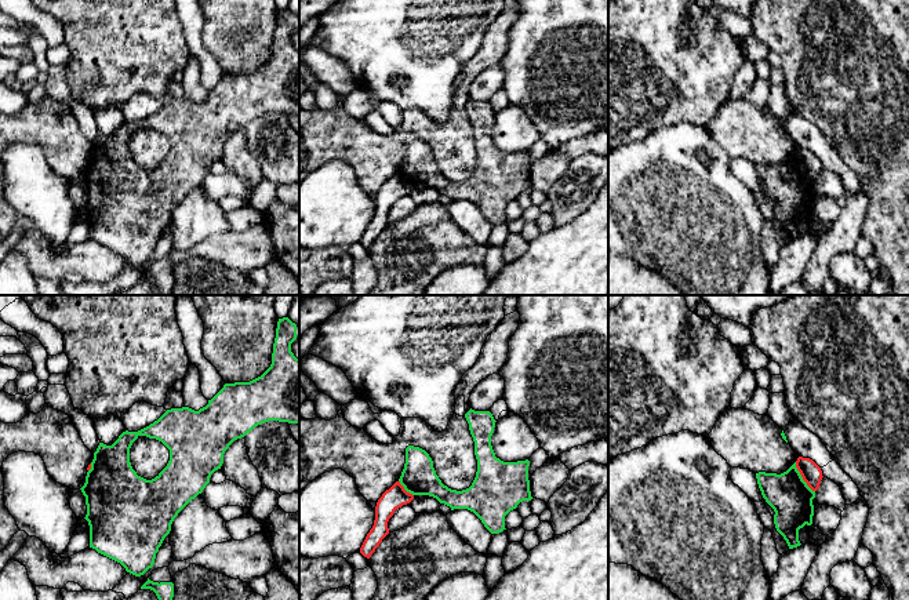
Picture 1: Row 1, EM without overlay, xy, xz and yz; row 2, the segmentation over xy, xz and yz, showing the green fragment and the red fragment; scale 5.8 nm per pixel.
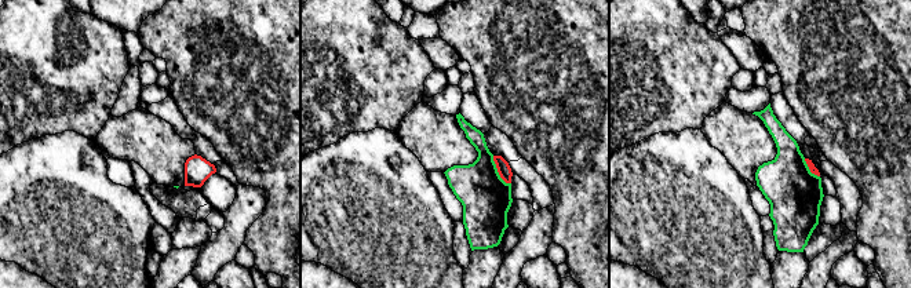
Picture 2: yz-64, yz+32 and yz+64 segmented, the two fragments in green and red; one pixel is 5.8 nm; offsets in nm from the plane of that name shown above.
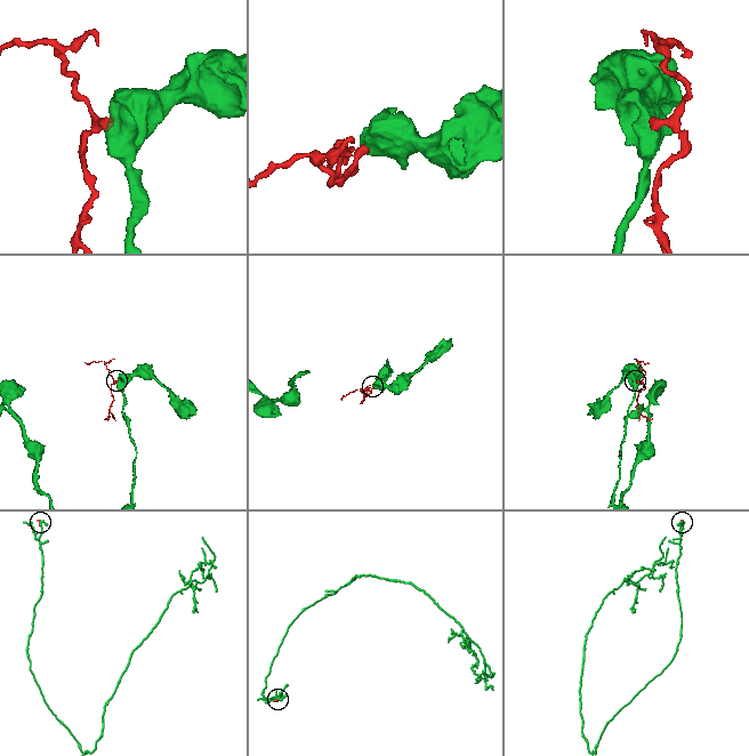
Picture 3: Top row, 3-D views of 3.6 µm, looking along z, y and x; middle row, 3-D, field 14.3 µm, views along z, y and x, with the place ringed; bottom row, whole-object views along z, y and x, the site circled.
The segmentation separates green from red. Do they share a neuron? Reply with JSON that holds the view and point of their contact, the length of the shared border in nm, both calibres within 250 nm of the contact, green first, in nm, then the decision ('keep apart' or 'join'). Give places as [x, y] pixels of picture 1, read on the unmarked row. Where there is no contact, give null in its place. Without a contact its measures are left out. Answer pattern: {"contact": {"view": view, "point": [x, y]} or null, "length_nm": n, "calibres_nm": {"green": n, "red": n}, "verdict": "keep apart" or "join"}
{"contact": {"view": "yz", "point": [802, 168]}, "length_nm": 200, "calibres_nm": {"green": 240, "red": 120}, "verdict": "keep apart"}

